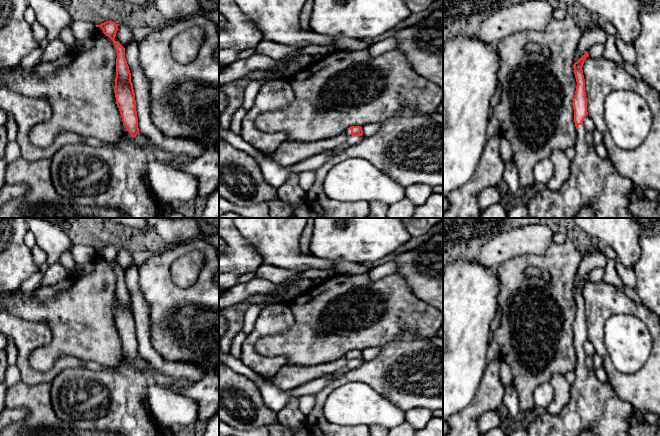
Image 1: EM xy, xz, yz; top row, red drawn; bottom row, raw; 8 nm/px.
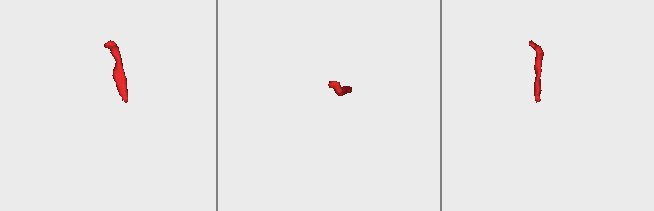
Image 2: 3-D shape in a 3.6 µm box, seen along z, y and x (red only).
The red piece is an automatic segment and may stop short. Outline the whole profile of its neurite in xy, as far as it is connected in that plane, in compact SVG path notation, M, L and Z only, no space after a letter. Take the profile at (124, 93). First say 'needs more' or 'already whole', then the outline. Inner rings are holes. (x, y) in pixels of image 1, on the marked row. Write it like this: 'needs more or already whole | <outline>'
needs more | M106 21L95 26L100 27L103 33L113 41L116 49L115 103L122 117L125 137L118 143L101 147L91 147L86 144L63 146L50 160L52 183L59 195L79 205L117 208L131 218L158 218L163 204L145 183L149 155L133 141L139 133L136 100L131 73L125 58L125 48L114 40L118 25L113 21Z

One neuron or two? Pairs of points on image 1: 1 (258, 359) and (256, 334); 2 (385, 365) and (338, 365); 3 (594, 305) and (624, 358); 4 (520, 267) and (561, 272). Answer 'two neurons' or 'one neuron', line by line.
1: one neuron
2: two neurons
3: two neurons
4: one neuron

